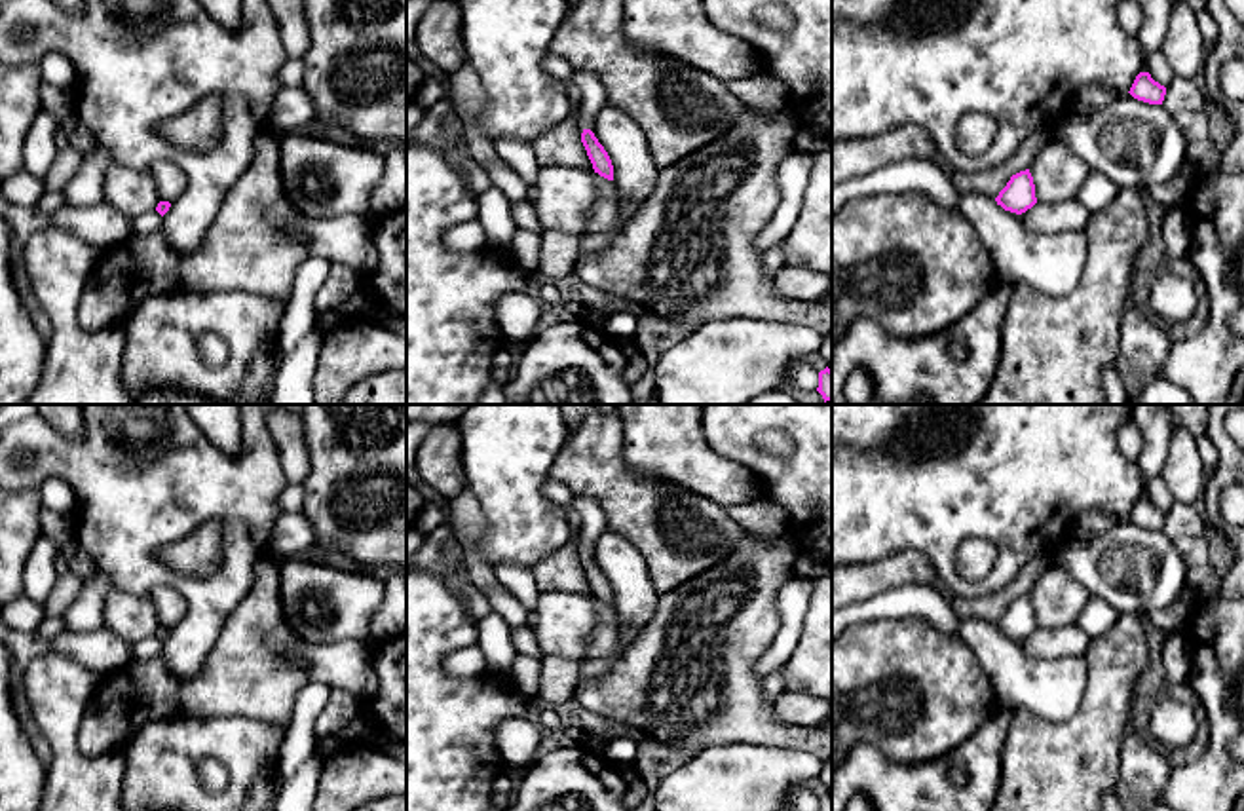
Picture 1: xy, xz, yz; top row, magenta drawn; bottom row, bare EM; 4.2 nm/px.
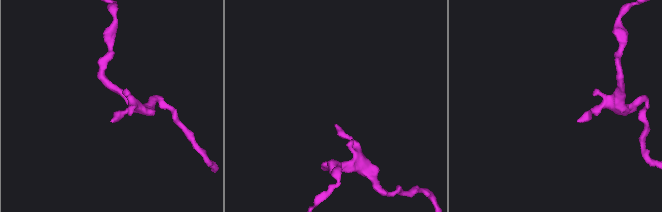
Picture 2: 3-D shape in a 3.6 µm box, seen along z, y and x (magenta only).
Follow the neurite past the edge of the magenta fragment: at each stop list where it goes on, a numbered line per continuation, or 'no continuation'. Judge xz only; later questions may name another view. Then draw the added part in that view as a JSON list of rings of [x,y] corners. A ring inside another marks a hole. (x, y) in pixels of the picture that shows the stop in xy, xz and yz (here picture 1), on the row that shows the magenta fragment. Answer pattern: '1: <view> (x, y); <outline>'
1: xz (591, 92); [[[574,70],[574,91],[579,95],[581,129],[593,129],[598,114],[606,108],[606,89],[596,74],[587,70]]]

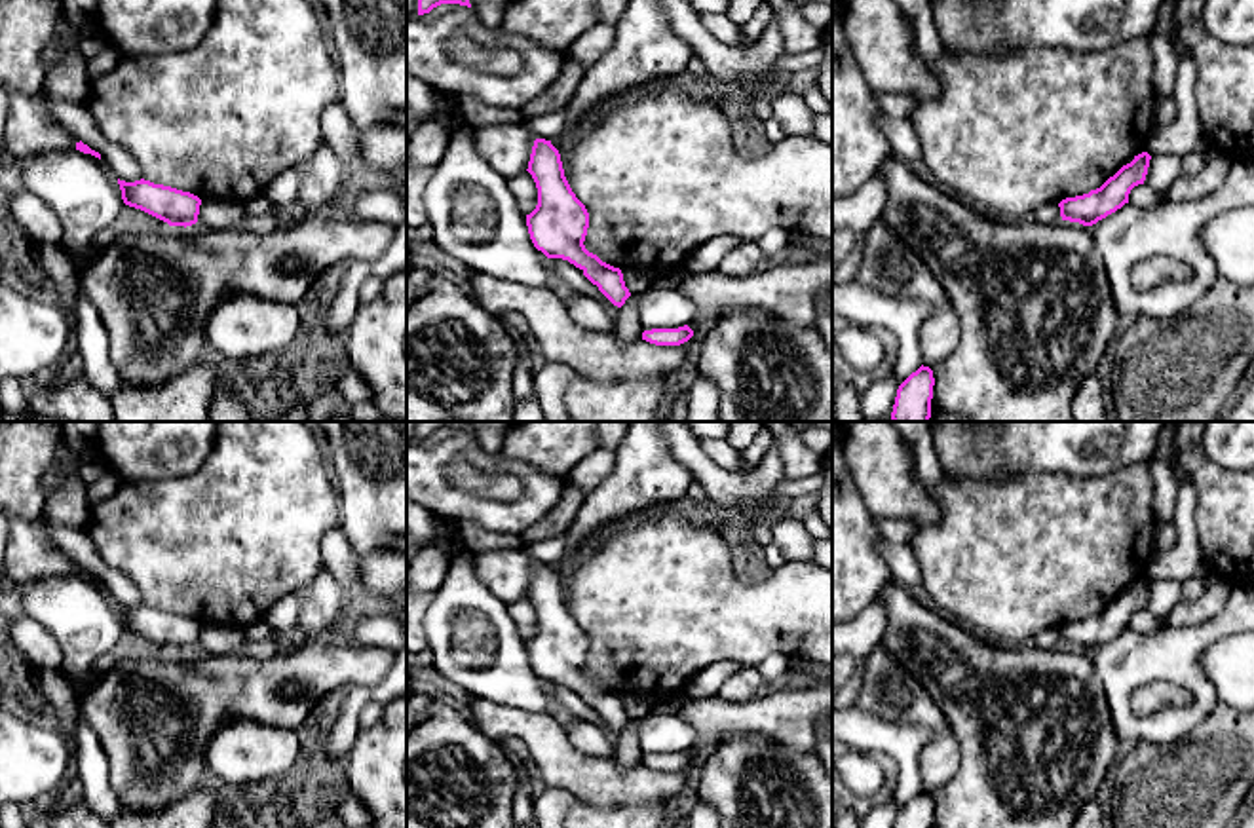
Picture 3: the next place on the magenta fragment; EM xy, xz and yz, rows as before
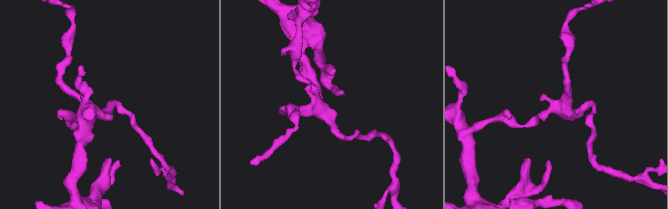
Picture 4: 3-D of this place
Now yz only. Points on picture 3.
no continuation

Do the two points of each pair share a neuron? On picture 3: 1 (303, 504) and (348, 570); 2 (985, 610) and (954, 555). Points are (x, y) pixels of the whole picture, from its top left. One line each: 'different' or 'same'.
1: different
2: same

